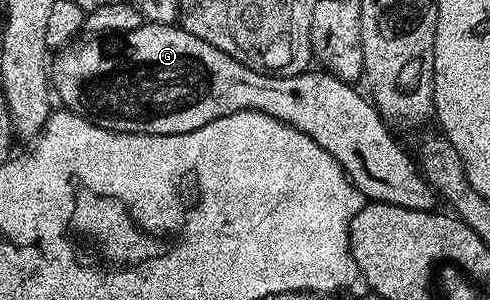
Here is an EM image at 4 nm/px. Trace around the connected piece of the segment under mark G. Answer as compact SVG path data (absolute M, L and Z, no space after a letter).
M142 22L139 29L120 36L119 41L109 41L113 43L106 47L101 41L81 42L56 52L57 60L55 55L51 63L51 87L56 98L57 95L61 98L60 106L64 110L90 119L97 127L136 135L178 135L203 129L203 125L211 125L211 121L219 121L219 117L231 113L258 111L307 133L311 141L318 143L336 161L366 200L420 211L432 211L438 206L437 192L421 174L410 152L408 155L397 144L396 137L389 132L390 124L364 94L361 96L353 88L356 86L352 82L338 75L330 75L324 69L310 69L298 75L264 75L235 61L235 57L223 53L223 49L215 49L215 45L195 37L184 27L171 23Z

